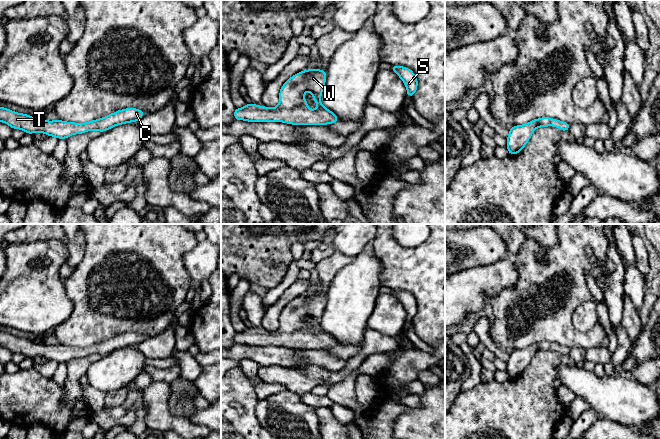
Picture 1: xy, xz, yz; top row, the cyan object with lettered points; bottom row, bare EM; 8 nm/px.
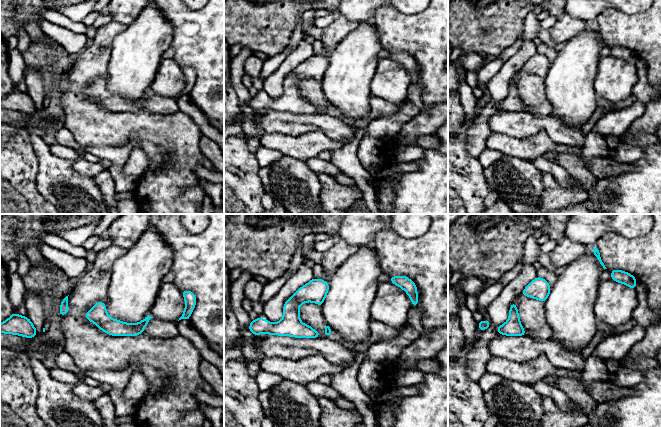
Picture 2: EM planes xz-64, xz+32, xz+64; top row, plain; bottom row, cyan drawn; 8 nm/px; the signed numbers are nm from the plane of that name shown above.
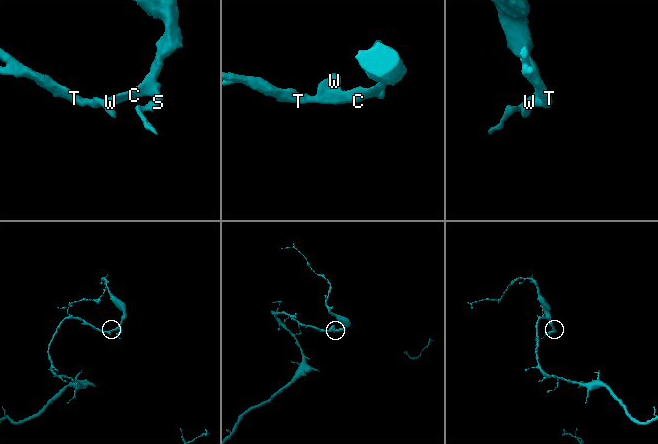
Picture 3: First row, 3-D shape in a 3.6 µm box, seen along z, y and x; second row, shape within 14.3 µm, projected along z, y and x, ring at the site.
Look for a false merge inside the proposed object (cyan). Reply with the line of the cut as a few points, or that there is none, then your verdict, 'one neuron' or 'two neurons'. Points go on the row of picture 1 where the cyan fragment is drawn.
no cut | one neuron

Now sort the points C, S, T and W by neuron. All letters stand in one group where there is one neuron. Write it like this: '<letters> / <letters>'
C S T W

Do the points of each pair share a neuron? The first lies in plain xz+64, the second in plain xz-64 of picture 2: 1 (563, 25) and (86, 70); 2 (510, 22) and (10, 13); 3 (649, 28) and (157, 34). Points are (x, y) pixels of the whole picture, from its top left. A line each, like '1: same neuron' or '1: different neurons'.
1: same neuron
2: same neuron
3: different neurons

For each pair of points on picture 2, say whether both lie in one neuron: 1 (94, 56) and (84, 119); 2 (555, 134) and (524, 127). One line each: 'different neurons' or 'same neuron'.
1: same neuron
2: same neuron

